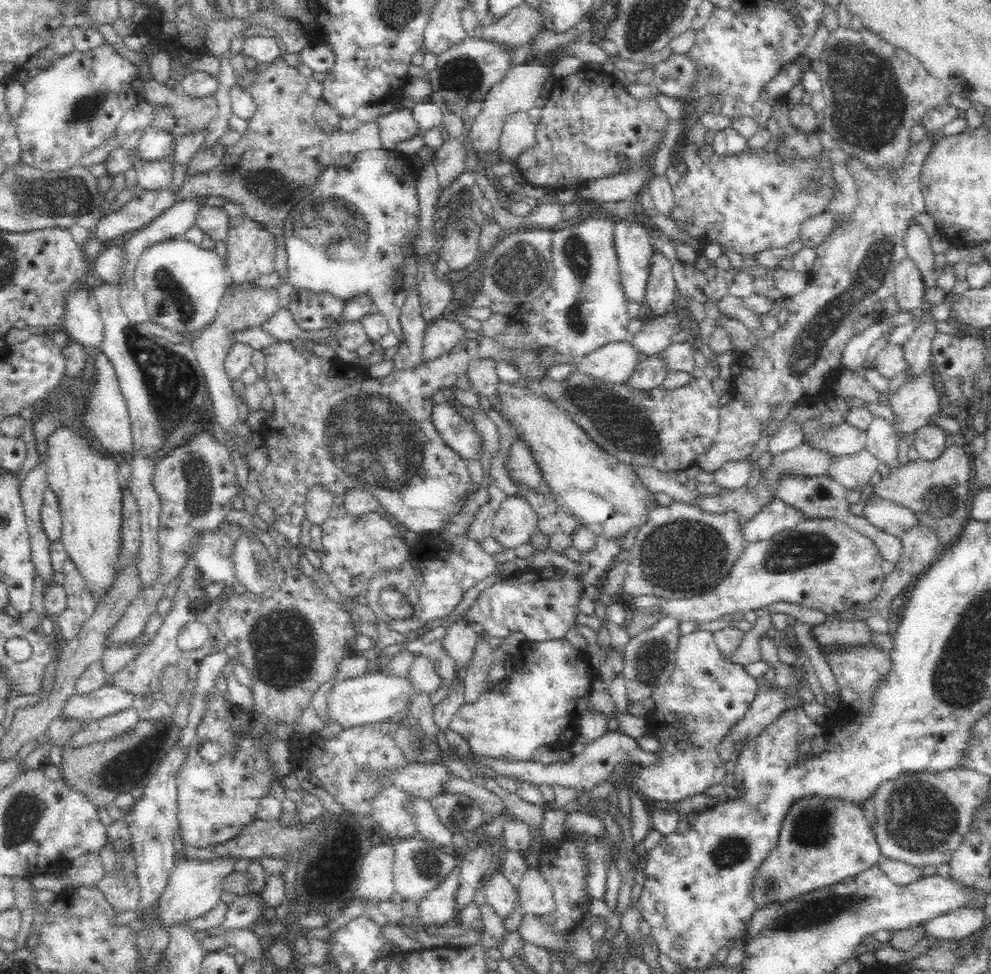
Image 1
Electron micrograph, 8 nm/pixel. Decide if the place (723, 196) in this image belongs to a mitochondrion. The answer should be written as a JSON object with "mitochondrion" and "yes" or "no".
{"mitochondrion":"no"}

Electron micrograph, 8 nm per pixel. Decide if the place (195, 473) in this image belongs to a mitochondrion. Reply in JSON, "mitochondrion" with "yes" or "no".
{"mitochondrion":"yes"}

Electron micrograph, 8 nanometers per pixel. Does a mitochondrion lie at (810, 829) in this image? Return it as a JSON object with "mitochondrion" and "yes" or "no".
{"mitochondrion":"yes"}

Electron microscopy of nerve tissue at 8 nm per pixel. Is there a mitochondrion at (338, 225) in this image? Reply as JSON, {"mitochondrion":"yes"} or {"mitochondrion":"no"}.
{"mitochondrion":"yes"}

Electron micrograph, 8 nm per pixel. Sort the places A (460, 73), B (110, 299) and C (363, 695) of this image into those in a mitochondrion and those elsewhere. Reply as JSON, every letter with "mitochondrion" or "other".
{"A":"mitochondrion","B":"other","C":"other"}

